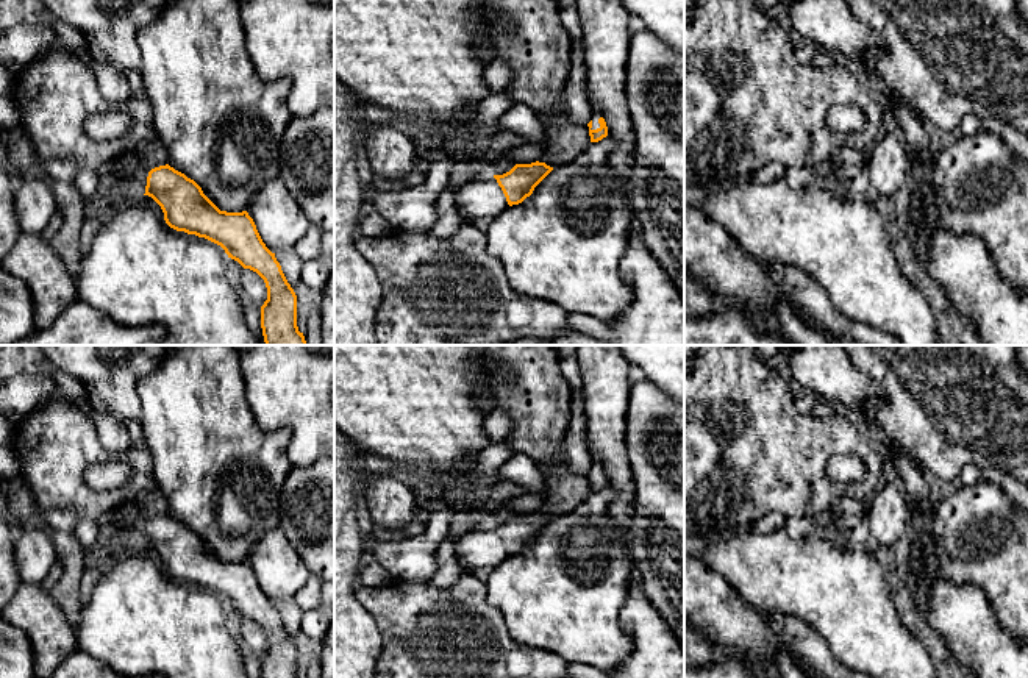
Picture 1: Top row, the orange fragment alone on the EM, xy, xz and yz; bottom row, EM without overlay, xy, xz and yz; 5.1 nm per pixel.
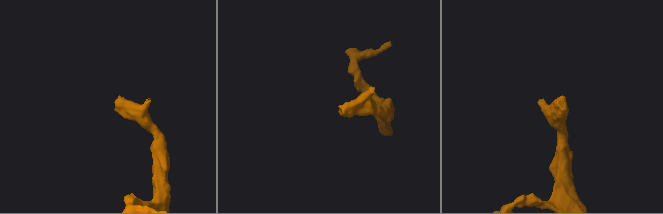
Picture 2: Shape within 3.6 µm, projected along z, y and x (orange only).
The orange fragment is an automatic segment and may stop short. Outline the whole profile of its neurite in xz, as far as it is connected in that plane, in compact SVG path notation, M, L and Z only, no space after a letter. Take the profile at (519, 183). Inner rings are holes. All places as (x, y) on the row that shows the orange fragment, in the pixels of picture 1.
M545 162L516 164L503 175L487 175L461 186L453 200L462 222L497 217L508 206L522 203L553 170Z

